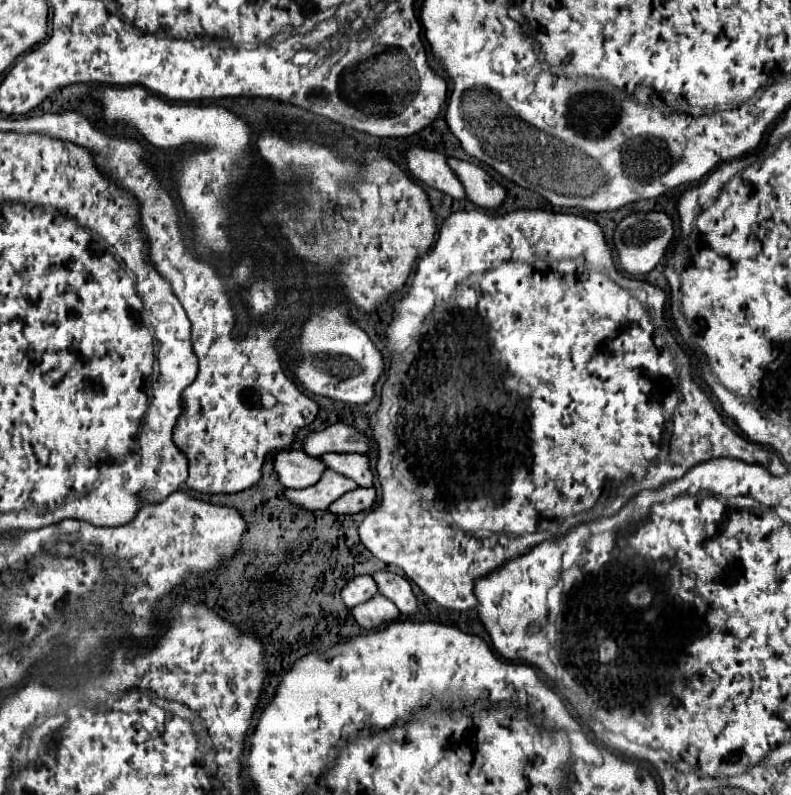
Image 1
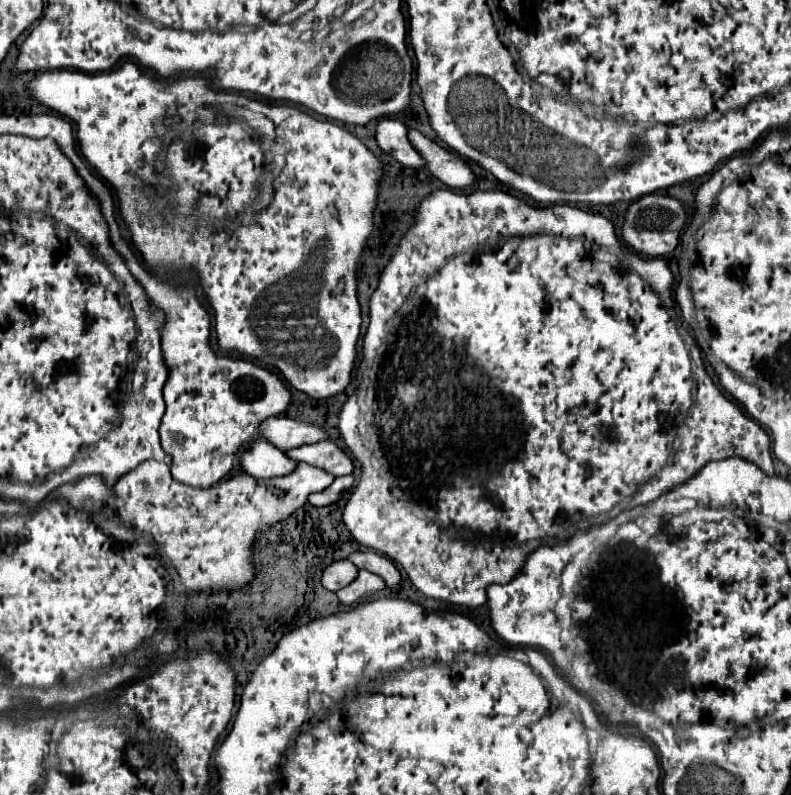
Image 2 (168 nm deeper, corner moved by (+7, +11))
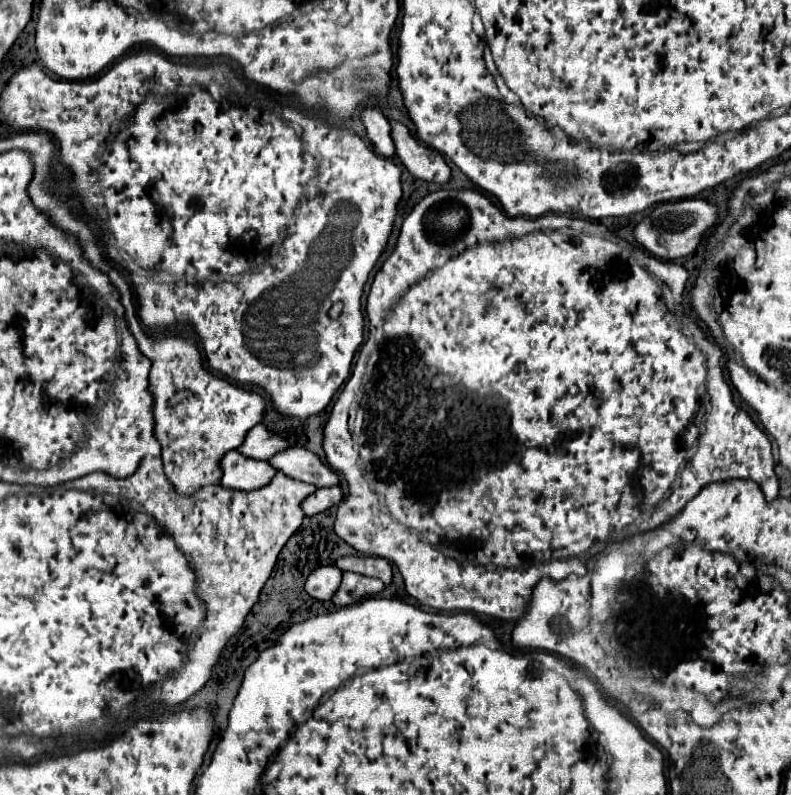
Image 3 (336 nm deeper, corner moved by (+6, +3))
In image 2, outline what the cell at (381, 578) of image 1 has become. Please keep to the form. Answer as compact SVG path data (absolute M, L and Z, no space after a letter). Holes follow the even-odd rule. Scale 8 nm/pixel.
M354 552L348 556L348 560L354 562L358 568L378 574L390 588L400 584L400 572L394 566L394 562L378 552Z

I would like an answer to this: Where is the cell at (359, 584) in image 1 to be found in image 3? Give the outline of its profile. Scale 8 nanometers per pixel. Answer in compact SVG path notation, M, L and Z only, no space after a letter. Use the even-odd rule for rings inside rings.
M319 566L305 580L305 592L317 600L331 600L341 584L341 570L337 566Z

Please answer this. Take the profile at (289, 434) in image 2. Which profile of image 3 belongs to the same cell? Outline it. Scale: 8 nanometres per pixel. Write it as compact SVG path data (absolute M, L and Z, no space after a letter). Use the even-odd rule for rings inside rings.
M255 424L249 432L247 438L243 440L243 446L239 446L237 450L247 456L247 458L255 458L255 460L269 460L275 452L285 450L289 444L277 436L271 434L263 424Z

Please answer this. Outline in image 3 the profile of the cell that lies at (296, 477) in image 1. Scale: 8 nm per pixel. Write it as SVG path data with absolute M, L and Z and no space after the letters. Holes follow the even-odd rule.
M235 450L227 452L221 458L219 466L223 470L223 478L219 480L219 484L223 484L223 488L235 488L235 490L263 488L267 482L271 482L275 474L275 468L271 468L269 462L245 458Z

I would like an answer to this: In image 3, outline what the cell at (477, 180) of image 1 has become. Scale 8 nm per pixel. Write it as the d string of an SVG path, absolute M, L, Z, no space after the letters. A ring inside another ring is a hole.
M397 120L389 122L391 122L391 138L395 144L395 154L407 166L407 170L415 178L421 178L425 182L447 184L451 180L451 170L445 164L443 156L437 150L423 146L423 142L415 140L409 134L407 126L403 126L401 122Z

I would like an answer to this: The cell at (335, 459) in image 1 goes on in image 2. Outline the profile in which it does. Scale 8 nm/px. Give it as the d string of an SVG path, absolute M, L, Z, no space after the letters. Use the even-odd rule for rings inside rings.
M322 440L316 444L300 446L290 452L286 452L290 458L296 462L306 462L312 466L318 466L334 476L346 476L354 472L354 462L348 452L344 452L336 442L332 440Z

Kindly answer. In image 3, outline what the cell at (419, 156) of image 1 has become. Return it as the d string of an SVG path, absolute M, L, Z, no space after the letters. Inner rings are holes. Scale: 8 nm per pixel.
M365 106L361 110L361 120L363 120L367 136L373 144L373 150L379 156L393 158L395 146L393 146L393 140L391 140L391 126L389 126L389 120L383 116L383 112L375 106Z

